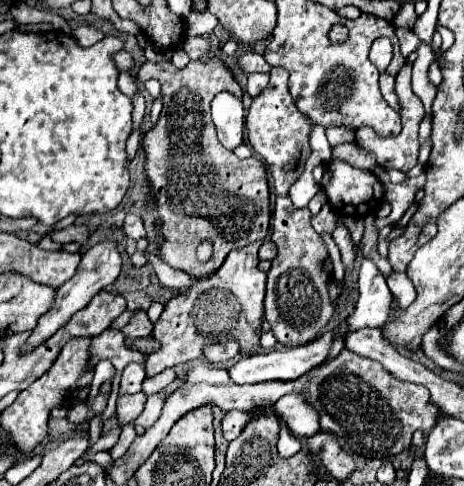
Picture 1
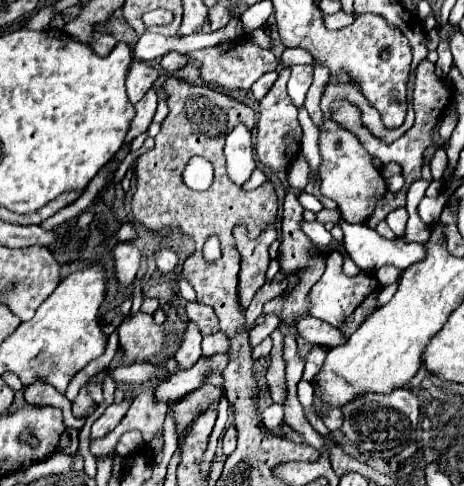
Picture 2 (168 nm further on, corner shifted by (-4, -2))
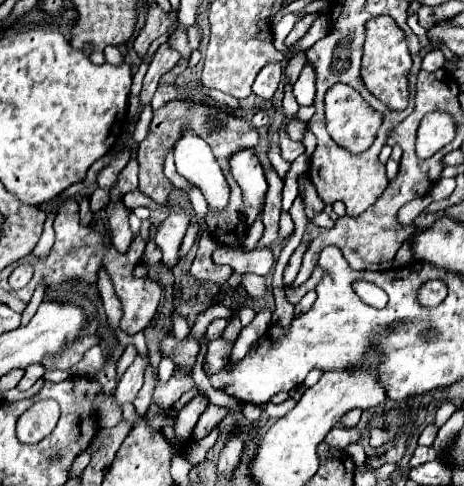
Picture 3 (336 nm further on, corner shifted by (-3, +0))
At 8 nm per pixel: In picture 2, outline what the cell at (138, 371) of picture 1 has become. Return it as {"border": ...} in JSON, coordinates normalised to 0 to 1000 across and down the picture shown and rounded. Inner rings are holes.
{"border":[[[289,646],[259,671],[254,689],[267,722],[267,753],[319,745],[353,720],[353,671],[332,667],[323,646]]]}

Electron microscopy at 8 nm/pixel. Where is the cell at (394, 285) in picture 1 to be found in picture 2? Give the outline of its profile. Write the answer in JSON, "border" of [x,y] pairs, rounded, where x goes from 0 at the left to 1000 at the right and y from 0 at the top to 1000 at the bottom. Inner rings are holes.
{"border":[[[823,547],[815,560],[810,560],[810,572],[823,588],[836,588],[836,584],[853,584],[862,576],[862,564],[866,556],[849,551],[849,547]]]}

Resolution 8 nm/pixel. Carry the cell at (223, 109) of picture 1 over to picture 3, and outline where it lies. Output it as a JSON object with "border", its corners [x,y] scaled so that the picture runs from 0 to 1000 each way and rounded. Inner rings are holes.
{"border":[[[519,309],[494,329],[498,358],[515,374],[524,391],[524,449],[532,465],[545,465],[554,444],[567,436],[567,416],[575,399],[575,374],[558,329],[550,325],[545,309]]]}

